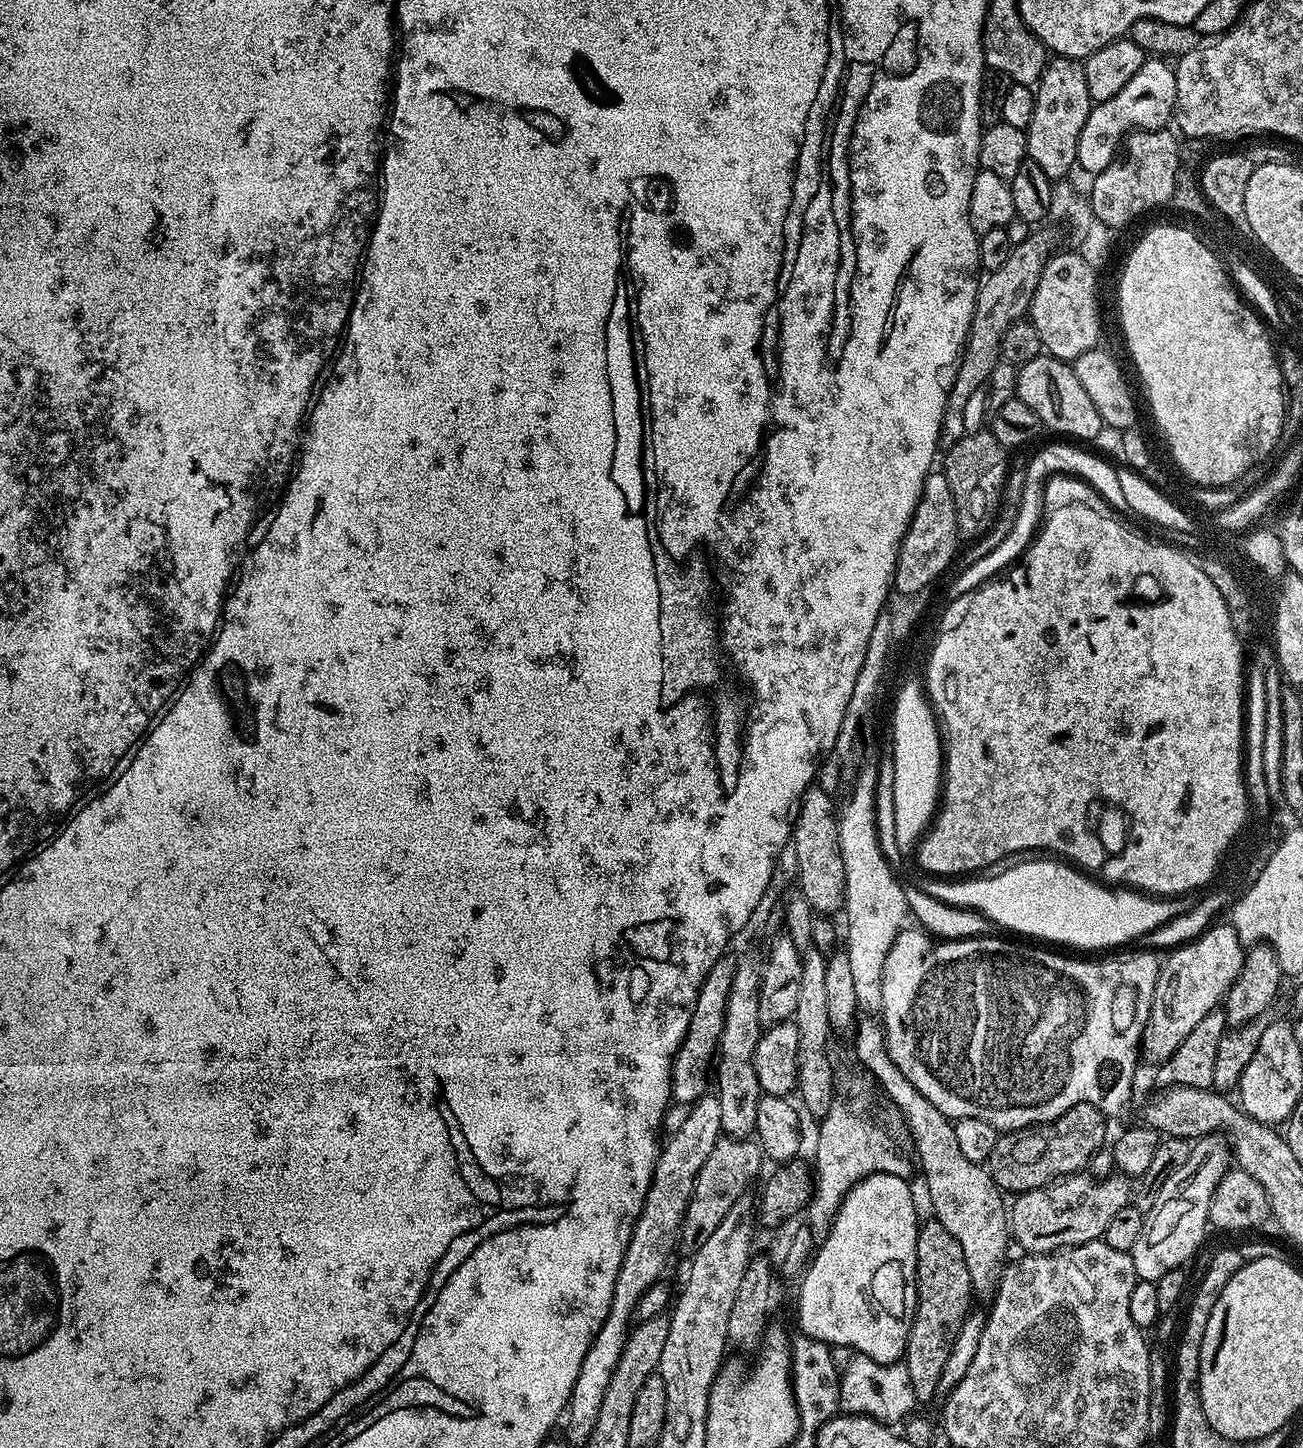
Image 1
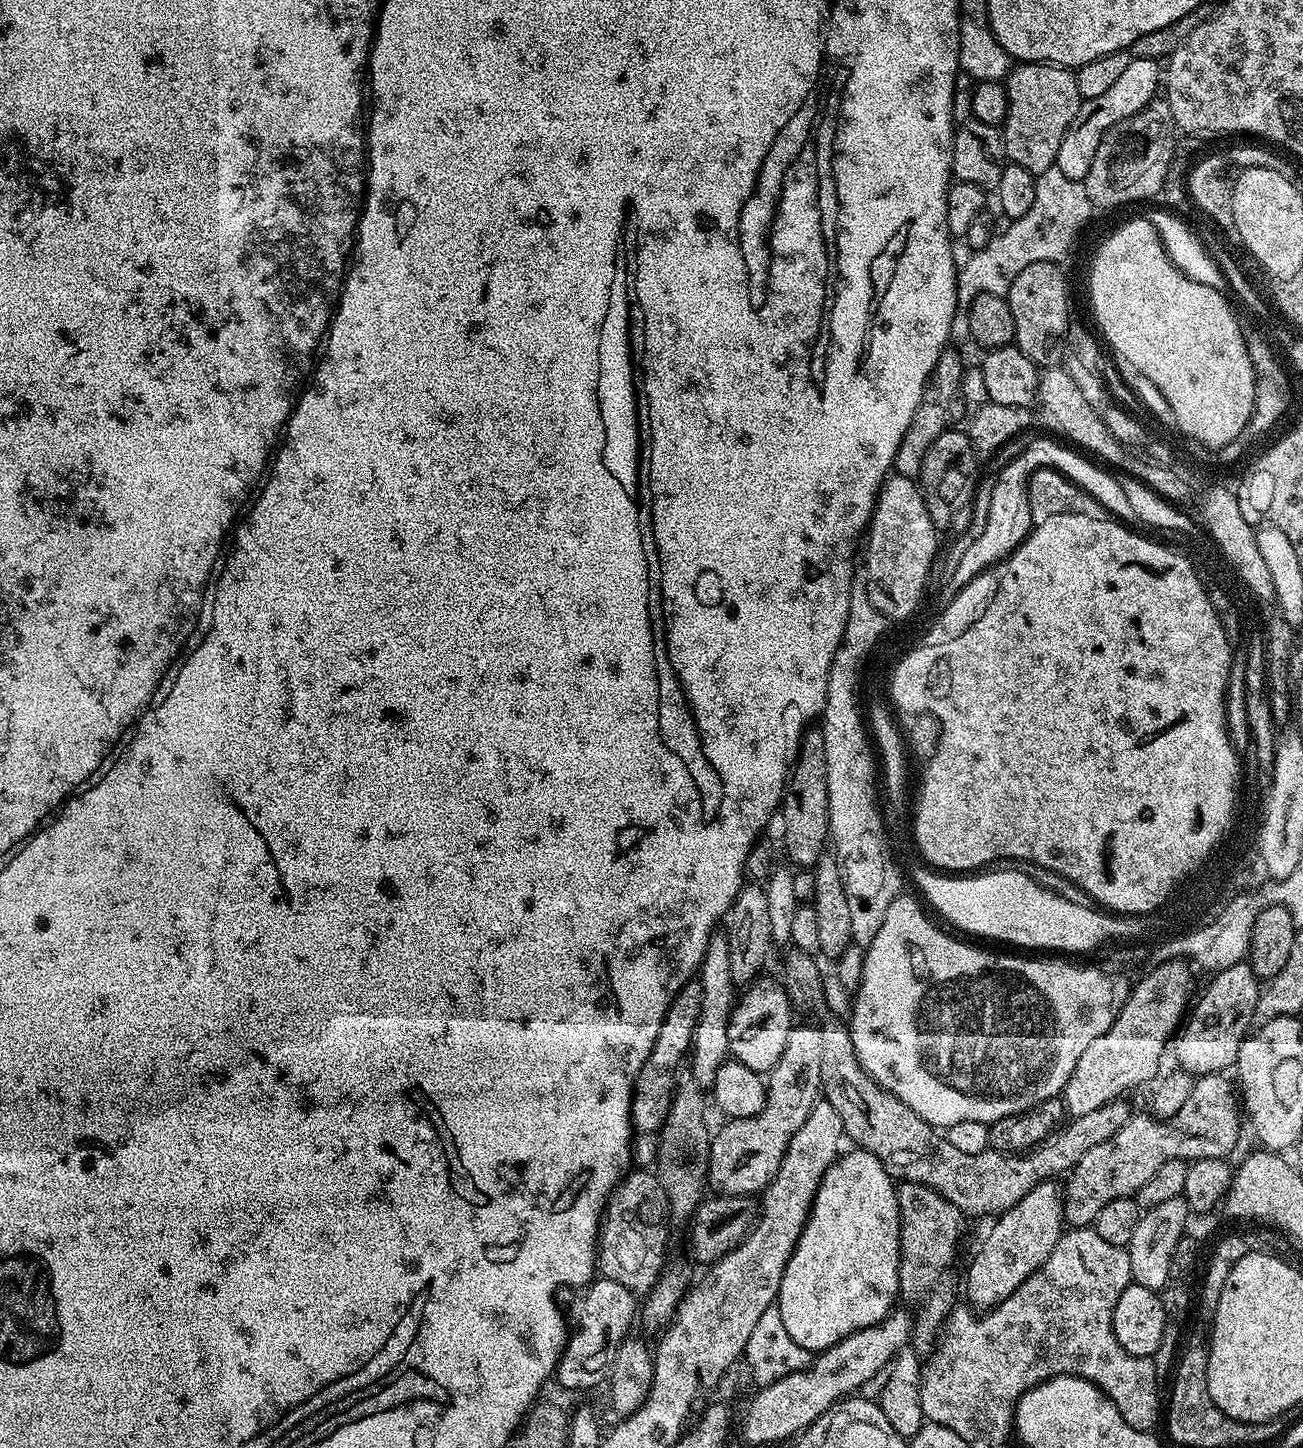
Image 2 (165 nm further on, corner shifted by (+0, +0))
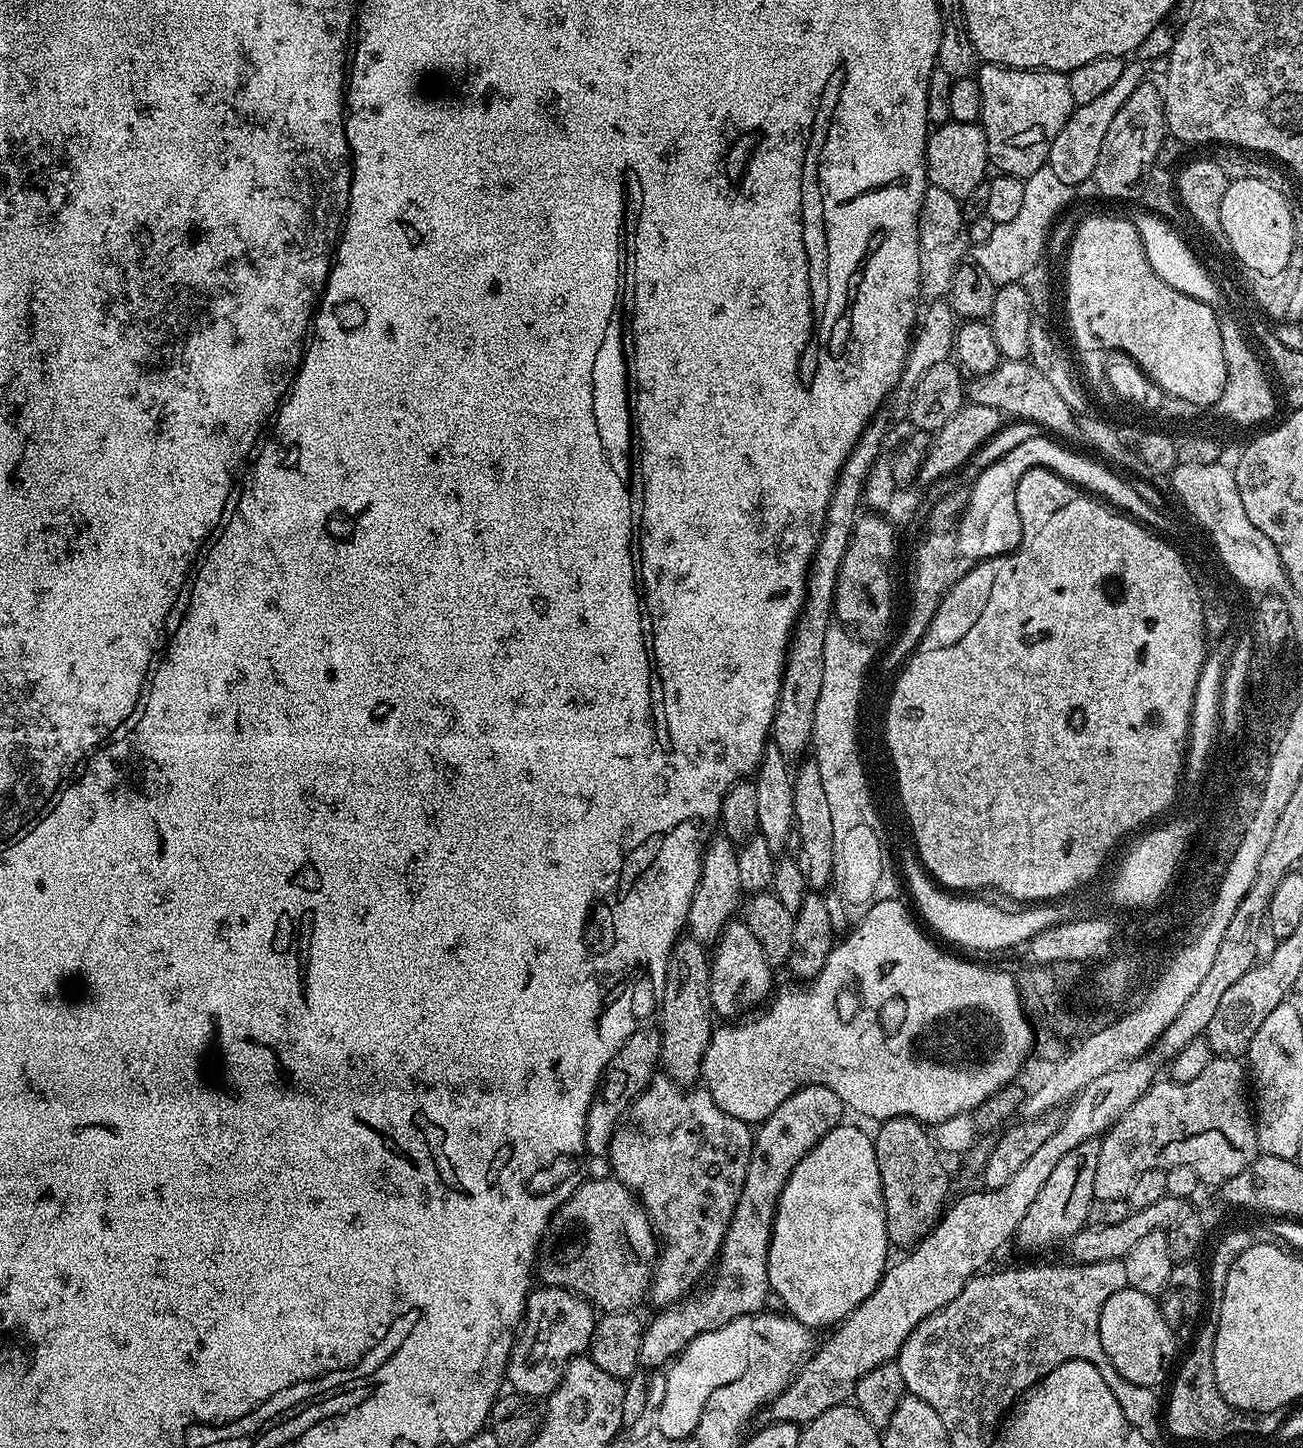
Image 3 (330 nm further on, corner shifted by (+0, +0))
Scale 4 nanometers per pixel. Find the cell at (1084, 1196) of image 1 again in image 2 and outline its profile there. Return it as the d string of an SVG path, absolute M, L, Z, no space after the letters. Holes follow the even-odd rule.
M1218 1072L1199 1077L1178 1114L1165 1120L1157 1120L1151 1114L1133 1115L1114 1138L1106 1138L1106 1142L1098 1142L1098 1146L1086 1150L1075 1168L1067 1173L1068 1185L1065 1183L1062 1188L1065 1221L1074 1228L1091 1225L1106 1202L1114 1202L1114 1198L1135 1197L1162 1162L1231 1157L1240 1140L1242 1108L1233 1081L1228 1081L1228 1078Z

